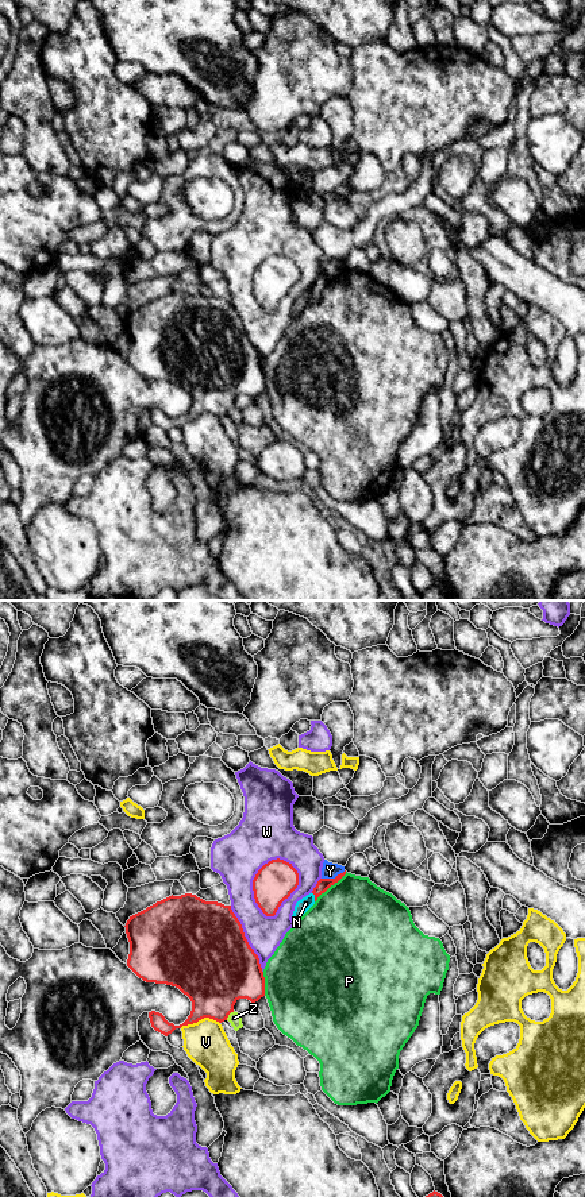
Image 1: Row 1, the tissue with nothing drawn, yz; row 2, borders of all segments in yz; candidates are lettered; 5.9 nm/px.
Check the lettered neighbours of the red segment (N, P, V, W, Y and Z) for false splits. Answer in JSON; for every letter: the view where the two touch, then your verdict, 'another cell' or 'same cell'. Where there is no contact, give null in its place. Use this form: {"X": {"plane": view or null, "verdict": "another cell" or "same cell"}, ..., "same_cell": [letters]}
{"N": {"plane": "yz", "verdict": "another cell"}, "P": {"plane": "yz", "verdict": "another cell"}, "V": {"plane": "yz", "verdict": "another cell"}, "W": {"plane": "yz", "verdict": "another cell"}, "Y": {"plane": "yz", "verdict": "another cell"}, "Z": {"plane": "yz", "verdict": "another cell"}, "same_cell": []}

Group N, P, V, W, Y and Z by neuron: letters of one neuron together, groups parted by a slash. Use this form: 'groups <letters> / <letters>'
groups N / P / V / W / Y / Z

